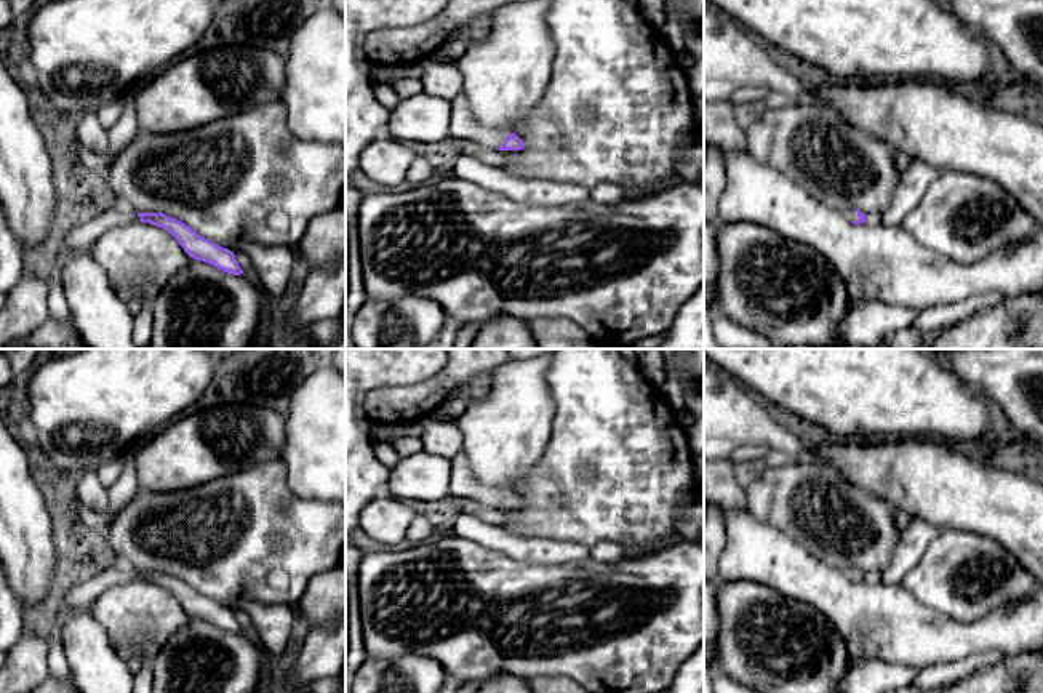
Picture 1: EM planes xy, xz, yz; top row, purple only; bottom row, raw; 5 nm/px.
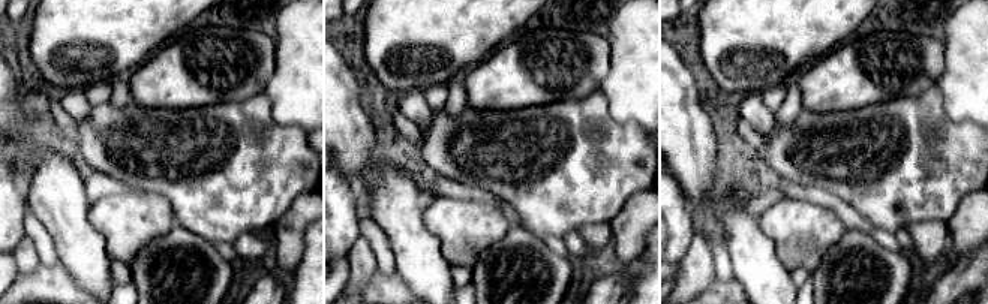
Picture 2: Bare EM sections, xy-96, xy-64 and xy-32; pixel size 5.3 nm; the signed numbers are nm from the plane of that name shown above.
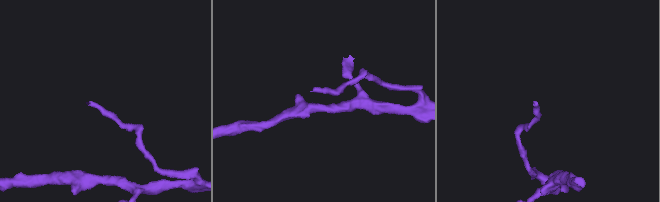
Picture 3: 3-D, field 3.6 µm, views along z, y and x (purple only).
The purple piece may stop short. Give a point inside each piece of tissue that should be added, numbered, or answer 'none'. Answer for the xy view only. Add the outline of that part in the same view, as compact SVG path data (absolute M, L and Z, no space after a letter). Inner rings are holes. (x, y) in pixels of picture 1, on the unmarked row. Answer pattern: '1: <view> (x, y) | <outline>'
none

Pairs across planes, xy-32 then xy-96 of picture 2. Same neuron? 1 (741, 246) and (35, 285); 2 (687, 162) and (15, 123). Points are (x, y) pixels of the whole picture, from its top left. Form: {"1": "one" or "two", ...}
{"1": "two", "2": "one"}

